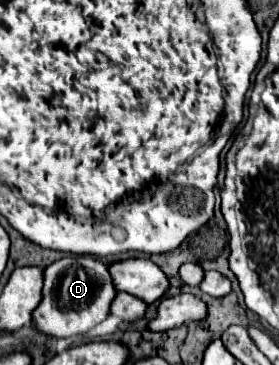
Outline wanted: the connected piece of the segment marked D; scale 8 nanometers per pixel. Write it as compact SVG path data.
M66 256L44 268L44 290L40 306L32 312L32 324L36 324L42 336L60 340L74 334L86 334L96 324L100 324L110 310L116 290L108 274L108 266L100 260Z

